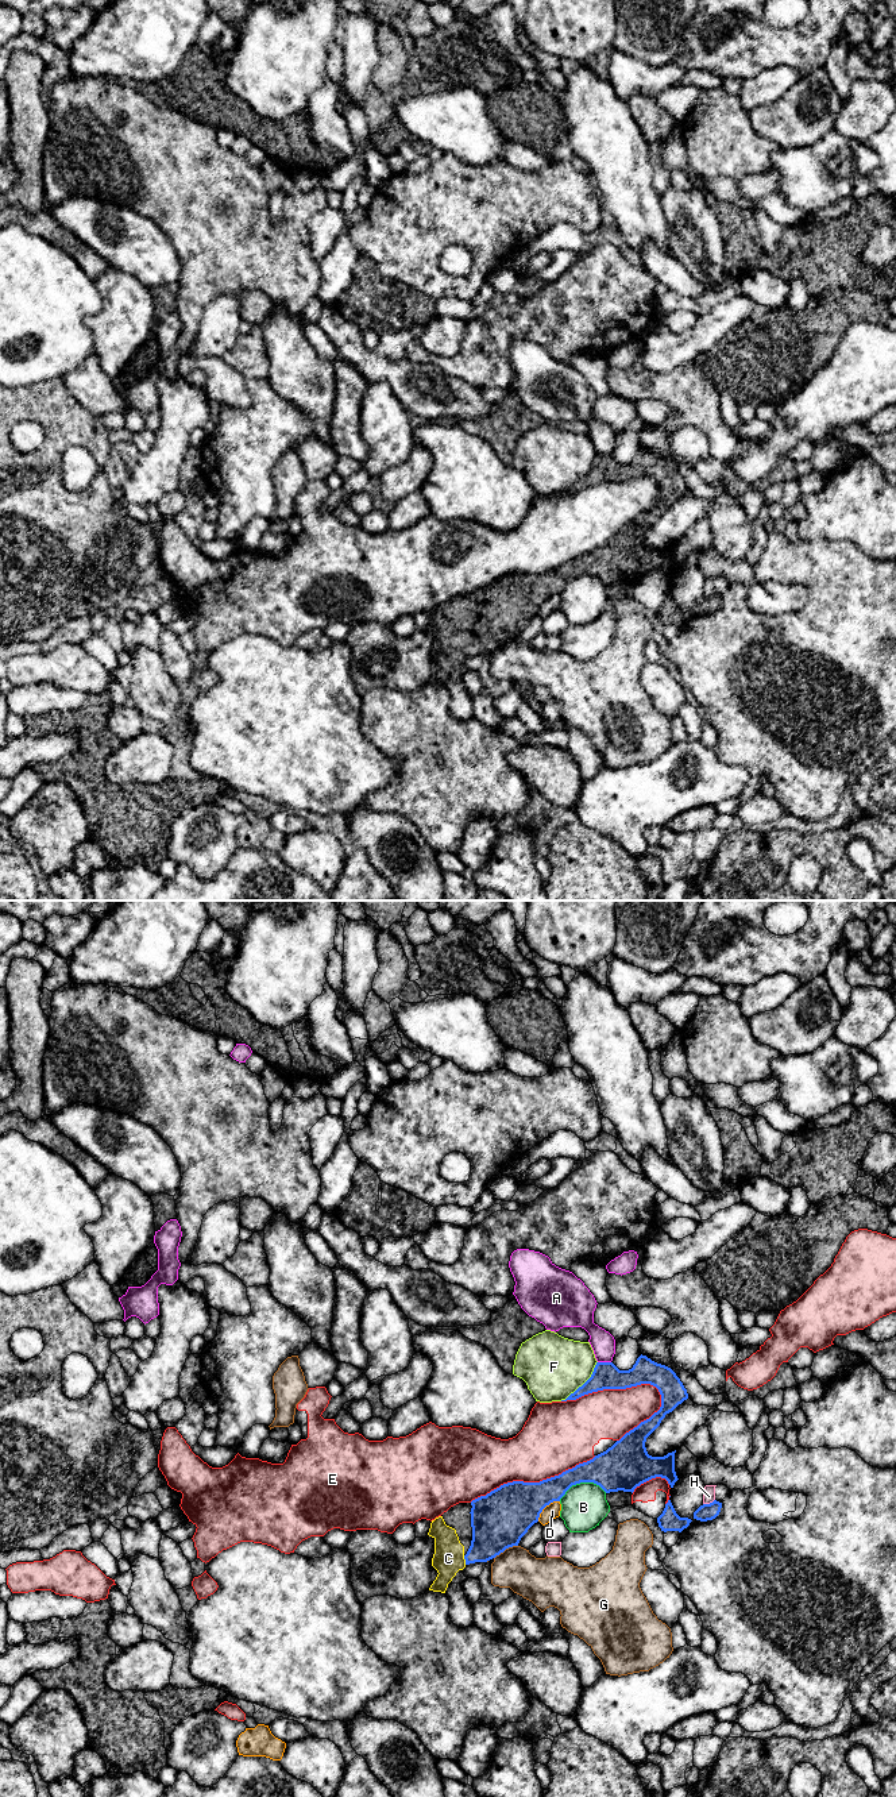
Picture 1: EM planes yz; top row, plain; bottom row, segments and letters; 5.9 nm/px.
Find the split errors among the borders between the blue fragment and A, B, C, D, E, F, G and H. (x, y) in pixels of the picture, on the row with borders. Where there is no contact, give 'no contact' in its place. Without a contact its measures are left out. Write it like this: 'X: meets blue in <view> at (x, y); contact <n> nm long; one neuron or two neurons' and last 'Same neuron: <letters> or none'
A: meets blue in yz at (605, 1362); contact 80 nm long; two neurons
B: meets blue in yz at (582, 1481); contact 300 nm long; two neurons
C: meets blue in yz at (464, 1558); contact 60 nm long; one neuron
D: meets blue in yz at (545, 1506); contact 180 nm long; two neurons
E: meets blue in yz at (611, 1388); contact 600 nm long; two neurons
F: meets blue in yz at (583, 1384); contact 320 nm long; two neurons
G: meets blue in yz at (505, 1549); contact 170 nm long; two neurons
H: meets blue in yz at (710, 1503); contact 80 nm long; two neurons
Same neuron: C

